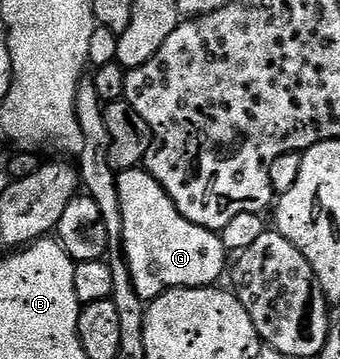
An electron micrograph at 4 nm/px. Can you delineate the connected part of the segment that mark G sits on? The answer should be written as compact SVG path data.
M144 168L123 169L117 174L119 207L123 219L121 247L135 283L145 302L155 300L169 289L203 289L218 284L225 269L227 251L212 229L191 223L171 203L167 191Z

